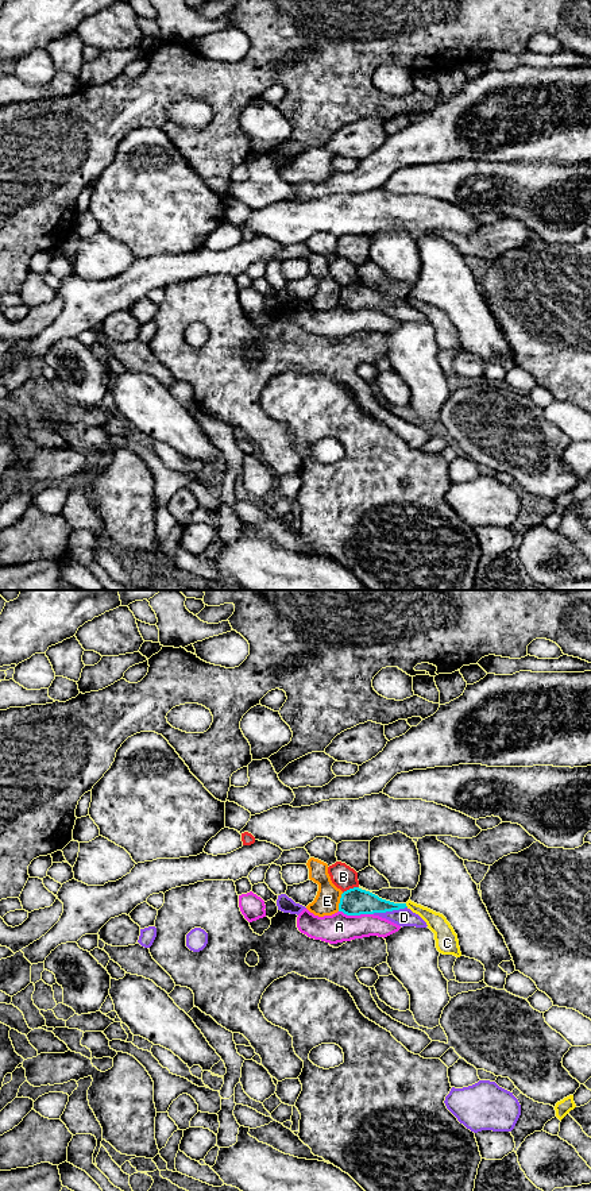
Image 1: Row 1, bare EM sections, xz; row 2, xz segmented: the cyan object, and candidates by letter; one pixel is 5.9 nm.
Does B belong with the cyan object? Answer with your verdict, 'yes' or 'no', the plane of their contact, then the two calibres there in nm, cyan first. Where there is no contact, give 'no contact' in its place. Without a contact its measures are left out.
no; contact in xz; calibres 160 and 150 nm

